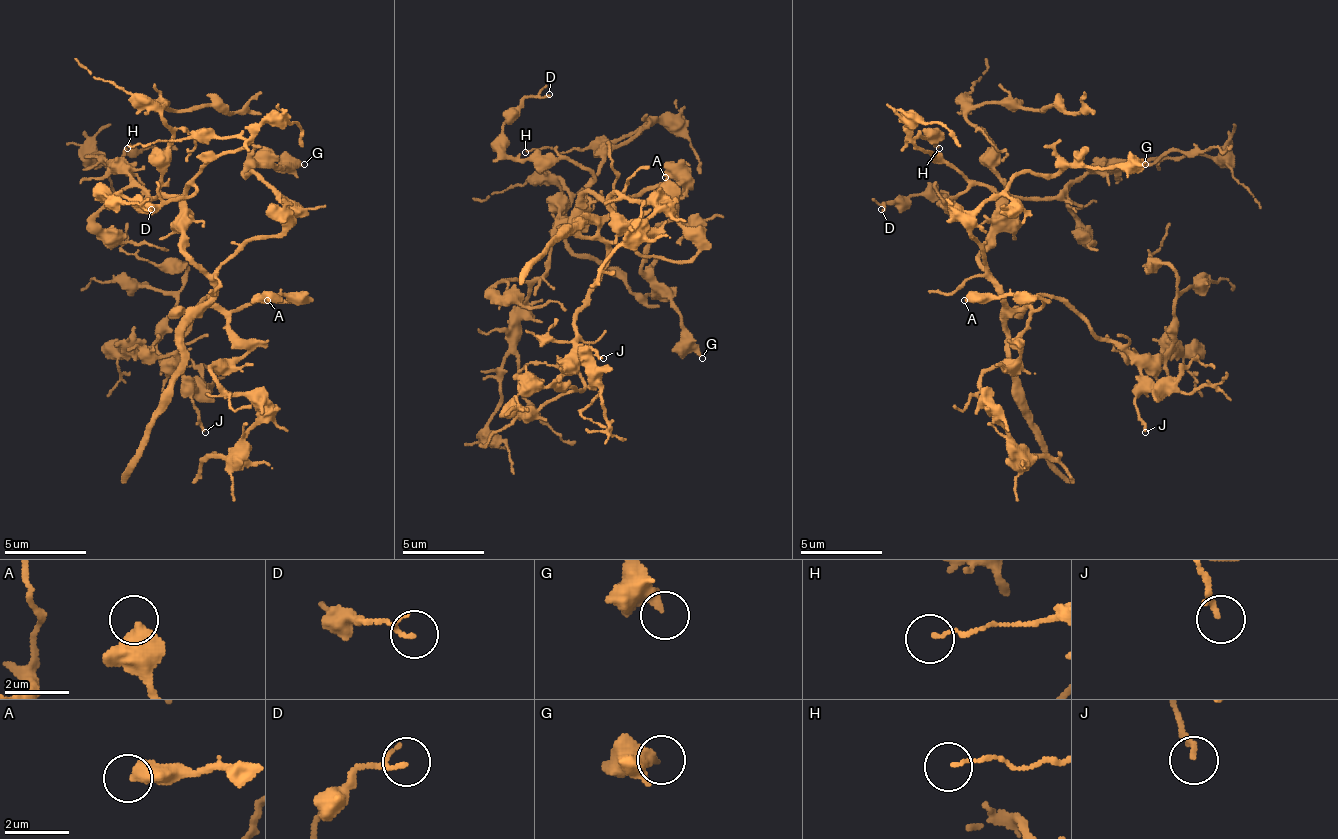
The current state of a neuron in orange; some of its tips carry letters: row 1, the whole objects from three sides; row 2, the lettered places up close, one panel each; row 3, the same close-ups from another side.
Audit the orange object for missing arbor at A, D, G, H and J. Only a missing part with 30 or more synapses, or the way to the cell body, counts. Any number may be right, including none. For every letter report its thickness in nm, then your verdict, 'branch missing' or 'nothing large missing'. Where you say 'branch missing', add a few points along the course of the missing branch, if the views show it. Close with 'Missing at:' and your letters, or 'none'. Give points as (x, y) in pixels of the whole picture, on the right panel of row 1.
A: 550 nm | nothing large missing
D: 90 nm | nothing large missing
G: 380 nm | nothing large missing
H: 90 nm | nothing large missing
J: 150 nm | nothing large missing
Missing at: none

